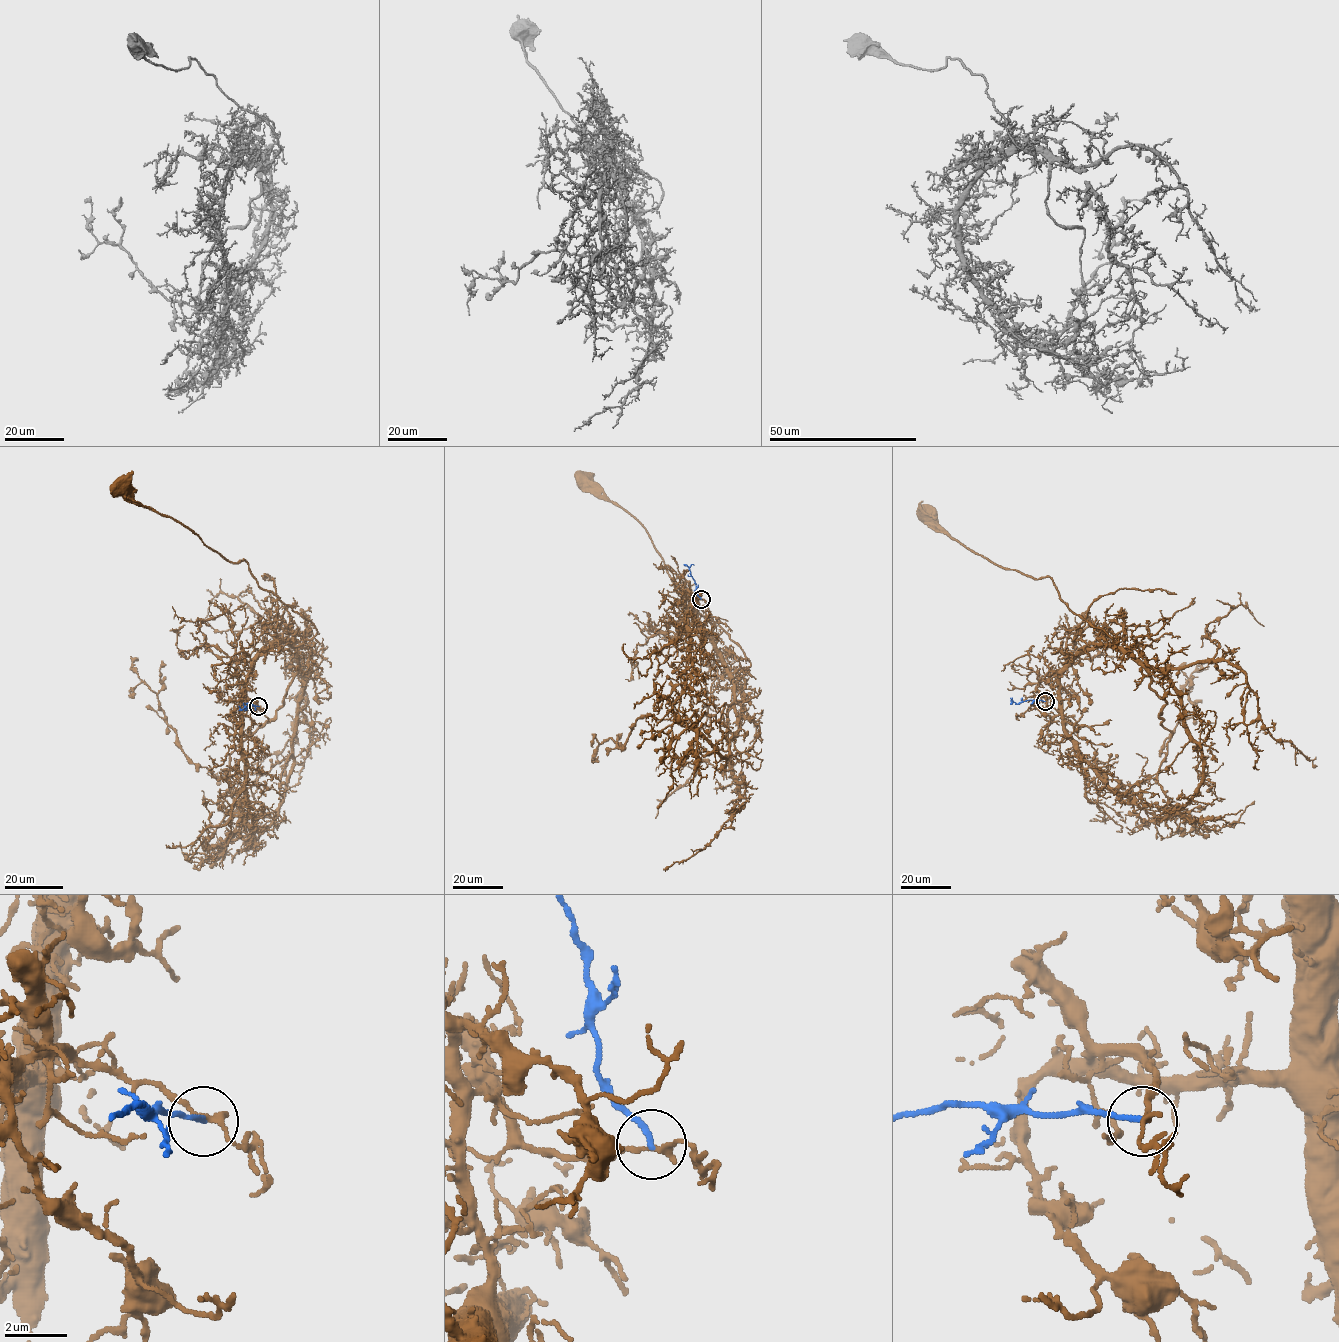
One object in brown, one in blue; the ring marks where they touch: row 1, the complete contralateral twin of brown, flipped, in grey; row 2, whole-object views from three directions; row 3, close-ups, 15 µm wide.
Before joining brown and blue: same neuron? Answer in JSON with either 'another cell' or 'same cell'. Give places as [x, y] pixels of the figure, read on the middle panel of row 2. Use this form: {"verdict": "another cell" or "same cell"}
{"verdict": "another cell"}

